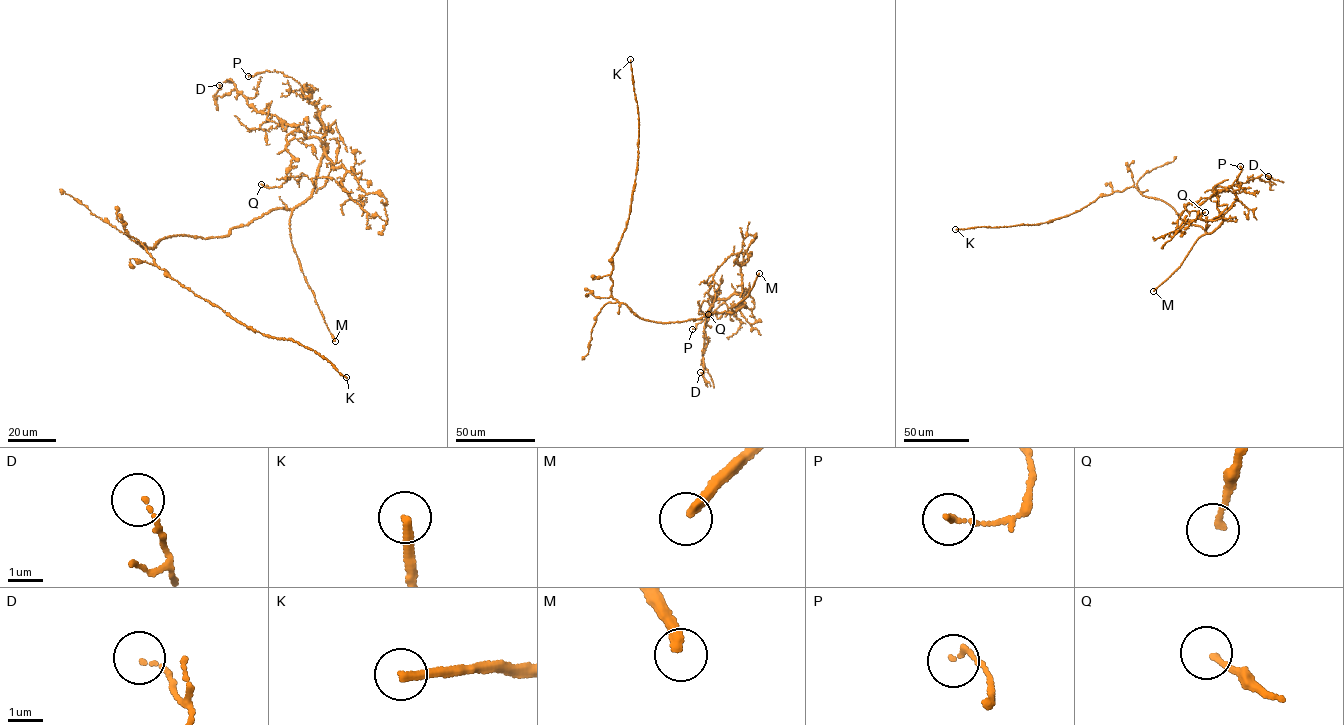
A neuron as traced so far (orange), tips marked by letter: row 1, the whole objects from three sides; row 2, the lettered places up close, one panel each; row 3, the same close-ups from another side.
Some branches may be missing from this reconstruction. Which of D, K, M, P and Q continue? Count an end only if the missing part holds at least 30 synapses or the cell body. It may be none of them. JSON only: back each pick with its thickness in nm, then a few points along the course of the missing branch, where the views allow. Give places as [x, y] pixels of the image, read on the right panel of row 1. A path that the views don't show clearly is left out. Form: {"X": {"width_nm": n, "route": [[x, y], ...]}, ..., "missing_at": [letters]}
{"K": {"width_nm": 240}, "M": {"width_nm": 280, "route": [[1153, 291], [1133, 302], [1111, 300], [1107, 294]]}, "missing_at": ["K", "M"]}

